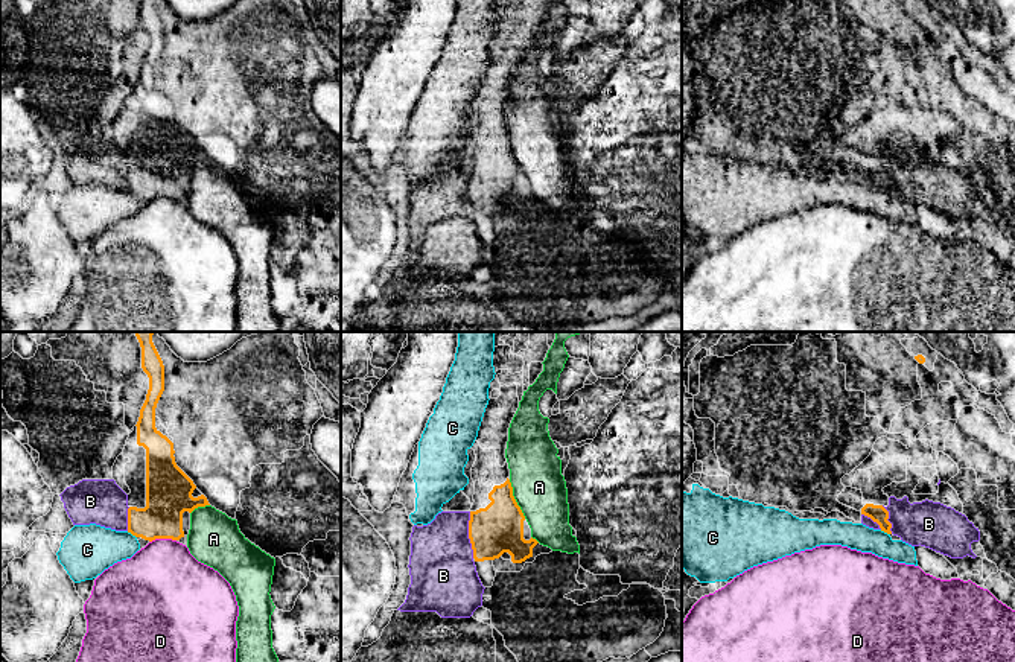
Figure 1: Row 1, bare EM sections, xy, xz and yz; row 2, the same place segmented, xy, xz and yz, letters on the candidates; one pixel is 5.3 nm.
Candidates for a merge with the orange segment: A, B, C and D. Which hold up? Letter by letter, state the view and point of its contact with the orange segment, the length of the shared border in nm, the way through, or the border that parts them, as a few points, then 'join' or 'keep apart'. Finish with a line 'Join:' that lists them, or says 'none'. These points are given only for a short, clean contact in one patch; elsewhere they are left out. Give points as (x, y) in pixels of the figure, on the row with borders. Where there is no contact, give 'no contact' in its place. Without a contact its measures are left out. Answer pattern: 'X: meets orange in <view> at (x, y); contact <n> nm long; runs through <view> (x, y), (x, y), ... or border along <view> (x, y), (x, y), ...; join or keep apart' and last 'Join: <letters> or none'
A: meets orange in xz at (515, 499); contact 220 nm long; border along xz (509, 480), (513, 498), (525, 518); keep apart
B: meets orange in xz at (469, 534); contact 240 nm long; border along xz (469, 512), (469, 542), (474, 557); keep apart
C: meets orange in xy at (131, 533); contact 70 nm long; border along xy (127, 531), (136, 537); keep apart
D: meets orange in xy at (162, 537); contact 140 nm long; border along xy (175, 539), (152, 539), (149, 542); keep apart
Join: none

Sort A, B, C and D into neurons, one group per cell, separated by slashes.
A / B / C / D

